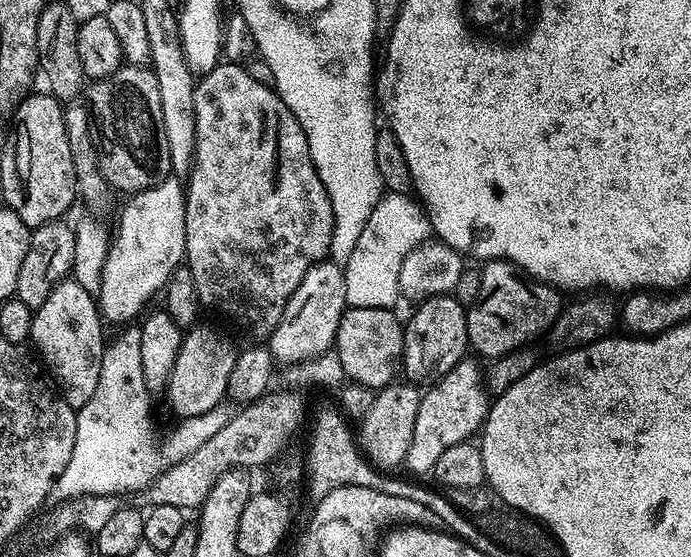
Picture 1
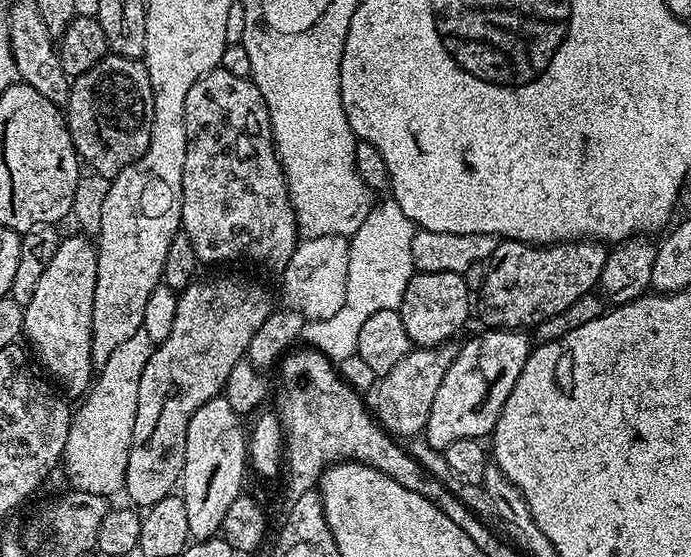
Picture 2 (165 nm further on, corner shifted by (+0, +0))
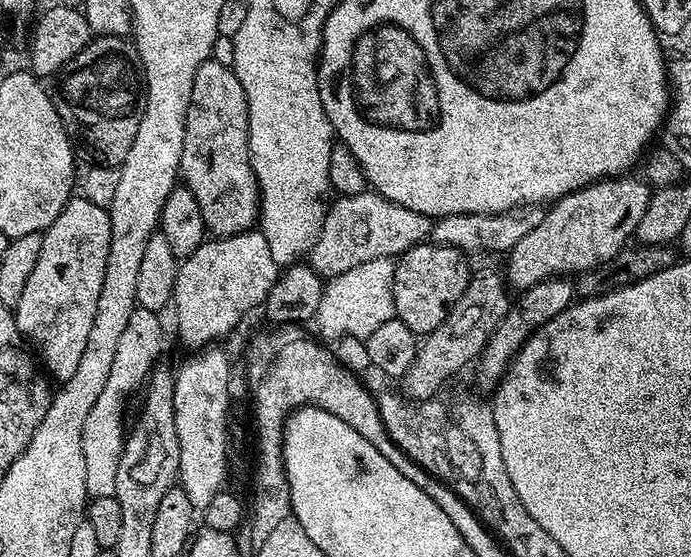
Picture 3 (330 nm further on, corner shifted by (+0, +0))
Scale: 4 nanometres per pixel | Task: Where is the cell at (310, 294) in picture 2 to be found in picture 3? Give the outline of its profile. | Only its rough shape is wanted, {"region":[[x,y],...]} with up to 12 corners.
{"region":[[375,190],[327,205],[306,256],[321,278],[398,258],[433,217]]}

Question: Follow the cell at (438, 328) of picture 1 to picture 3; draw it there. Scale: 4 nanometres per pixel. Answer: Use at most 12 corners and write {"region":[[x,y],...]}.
{"region":[[425,242],[396,260],[395,319],[442,326],[470,279],[465,253]]}

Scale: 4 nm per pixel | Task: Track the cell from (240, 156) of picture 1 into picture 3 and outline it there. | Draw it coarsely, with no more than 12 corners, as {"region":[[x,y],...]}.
{"region":[[194,74],[180,176],[213,237],[249,231],[260,187],[246,90]]}

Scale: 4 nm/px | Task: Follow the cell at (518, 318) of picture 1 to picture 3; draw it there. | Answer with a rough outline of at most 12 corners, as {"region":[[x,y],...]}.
{"region":[[635,175],[555,201],[506,254],[509,289],[575,277],[633,239]]}

